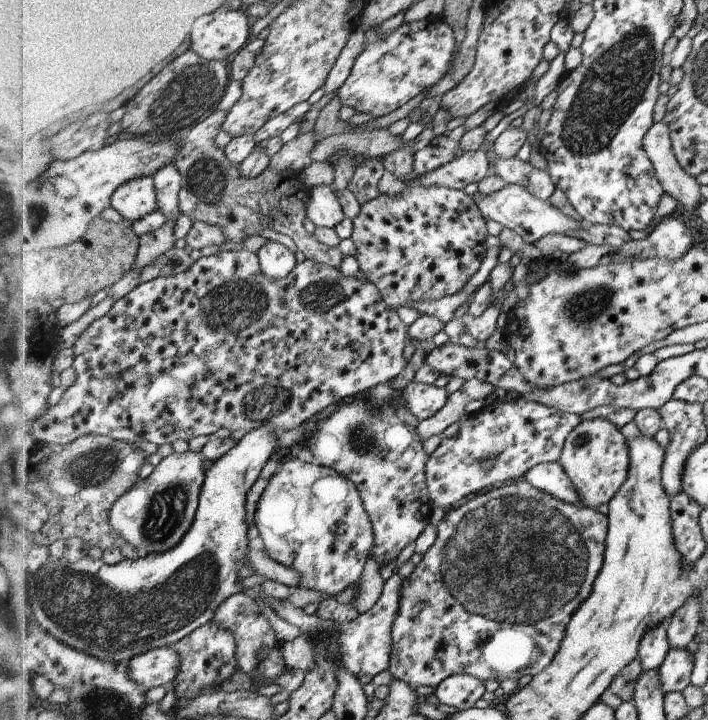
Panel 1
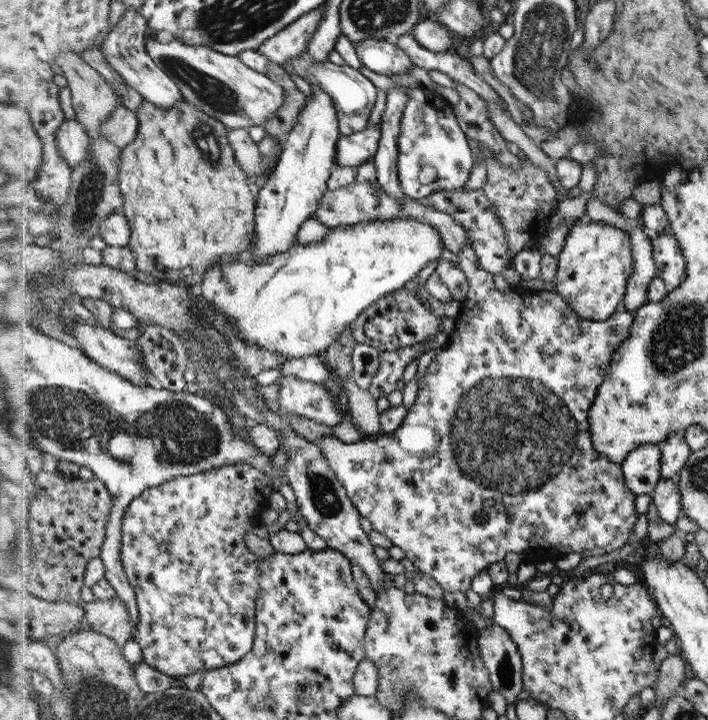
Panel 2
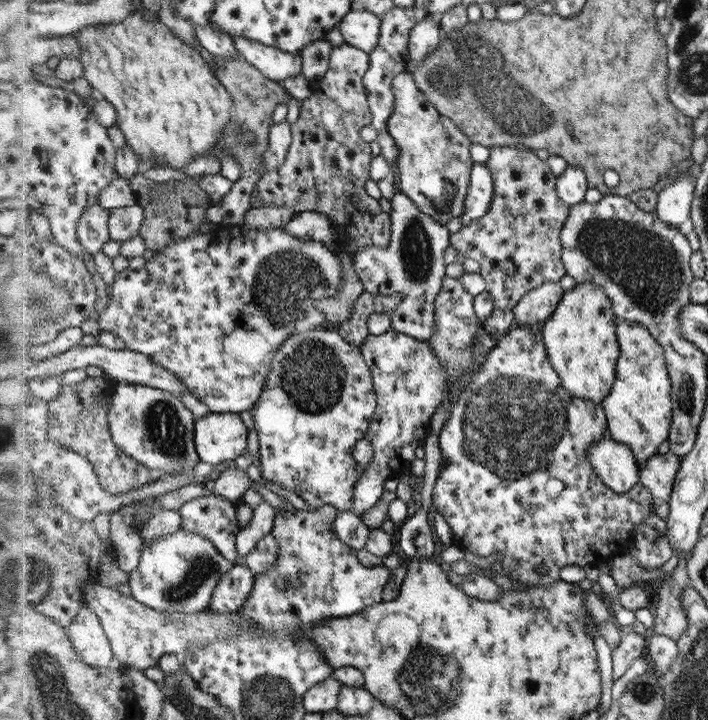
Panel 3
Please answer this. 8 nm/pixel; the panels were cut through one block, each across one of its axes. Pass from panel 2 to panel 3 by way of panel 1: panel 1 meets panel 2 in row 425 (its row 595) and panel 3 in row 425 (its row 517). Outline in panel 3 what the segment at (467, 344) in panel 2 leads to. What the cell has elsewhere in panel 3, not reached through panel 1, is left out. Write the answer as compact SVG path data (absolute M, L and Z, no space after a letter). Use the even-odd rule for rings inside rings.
M514 324L509 332L503 337L502 342L498 342L496 346L487 354L482 361L482 368L476 370L472 376L472 380L463 386L456 402L452 402L450 410L448 410L448 418L439 434L439 446L442 453L442 463L436 486L432 492L433 504L437 508L437 512L442 514L446 522L451 528L454 543L461 547L464 551L473 552L478 557L492 556L492 554L500 554L500 563L504 574L511 579L520 579L520 582L530 585L552 585L561 578L561 570L568 565L584 565L593 564L599 566L606 564L609 559L620 554L627 554L626 549L630 545L630 537L634 536L634 529L638 529L638 525L648 519L650 509L654 511L654 498L642 484L634 486L628 492L618 494L612 491L608 486L601 482L597 476L597 472L590 463L590 458L586 458L588 447L592 447L600 437L608 436L607 420L604 409L601 405L594 404L590 400L580 400L580 398L572 398L566 388L562 386L562 380L558 376L558 372L554 370L553 364L550 362L549 354L545 350L544 336L541 332L536 332L532 326L521 326ZM536 568L544 568L546 575L536 573Z

